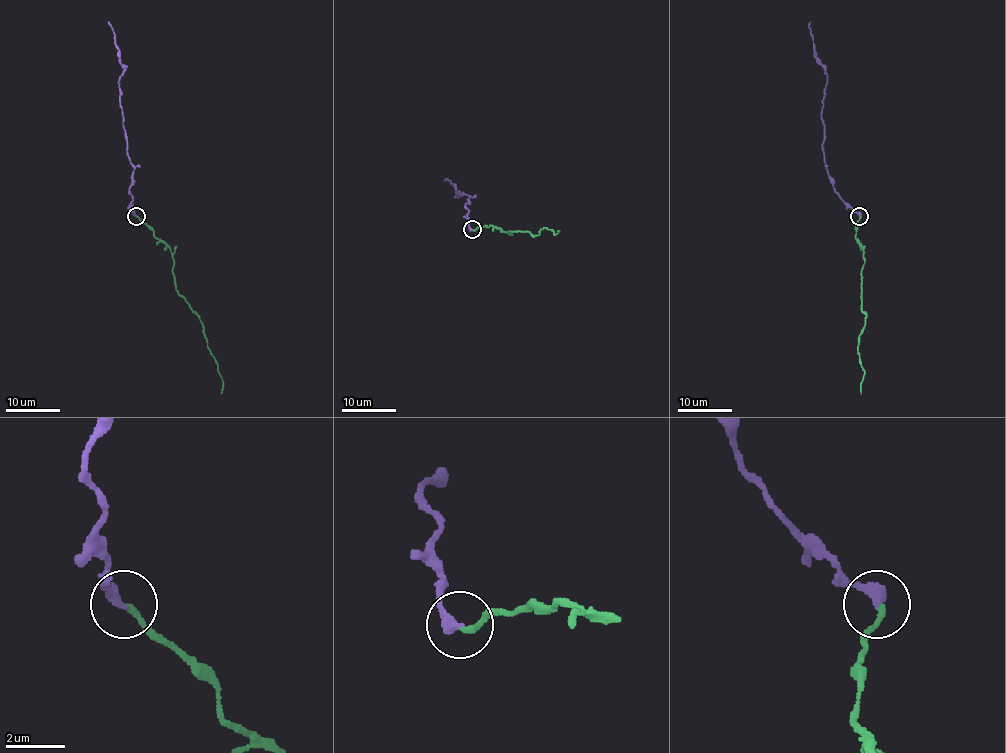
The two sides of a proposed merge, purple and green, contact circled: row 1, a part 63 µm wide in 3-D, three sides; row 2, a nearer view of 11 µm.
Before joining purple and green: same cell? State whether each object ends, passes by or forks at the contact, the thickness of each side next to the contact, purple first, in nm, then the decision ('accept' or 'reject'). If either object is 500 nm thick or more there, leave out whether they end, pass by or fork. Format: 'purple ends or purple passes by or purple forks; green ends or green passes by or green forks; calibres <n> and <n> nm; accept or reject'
purple ends; green ends; calibres 380 and 180 nm; accept

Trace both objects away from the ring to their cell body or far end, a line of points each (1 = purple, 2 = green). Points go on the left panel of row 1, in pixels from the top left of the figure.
1: (136, 215), (129, 189), (133, 173), (120, 105), (118, 79), (124, 65), (118, 56), (113, 27), (107, 22)
2: (136, 215), (171, 252), (175, 289), (203, 324), (209, 353), (223, 383), (220, 394)

